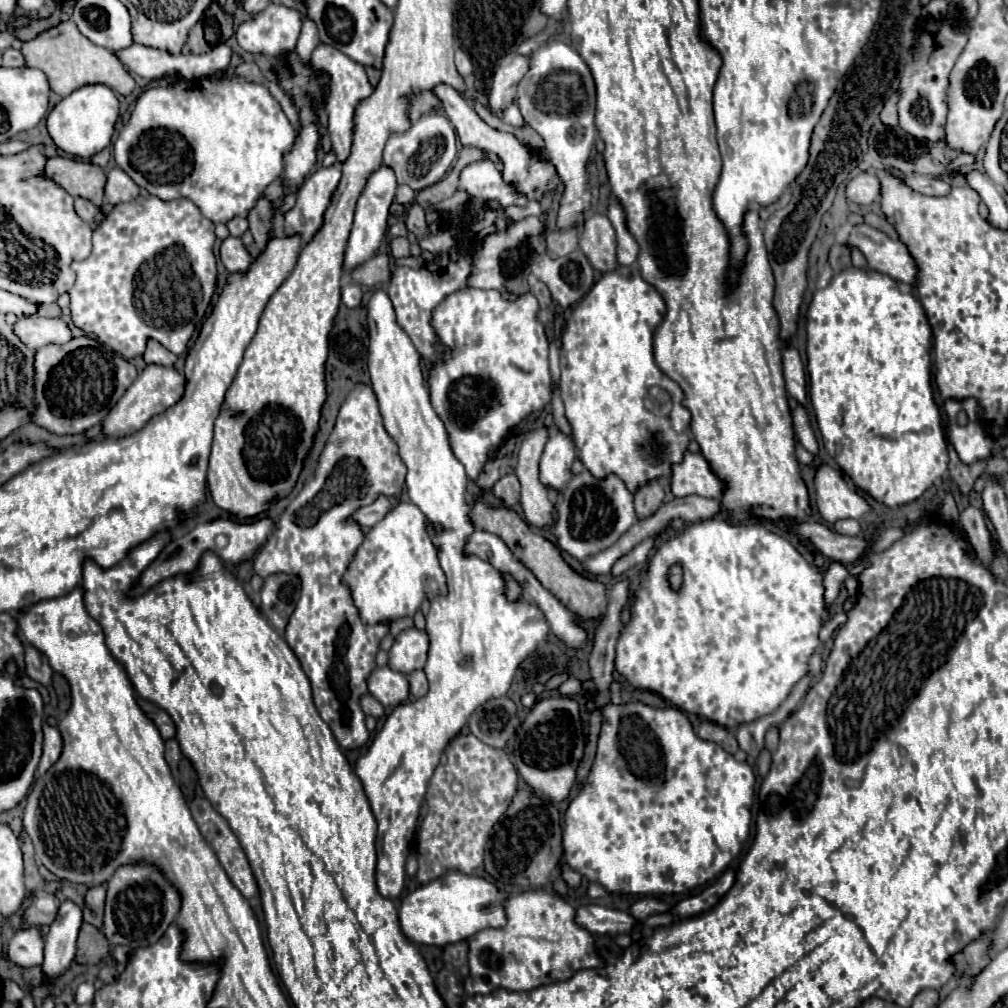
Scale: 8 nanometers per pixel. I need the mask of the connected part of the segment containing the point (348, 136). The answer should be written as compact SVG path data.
M320 43L312 57L310 57L310 63L316 71L322 71L322 73L328 73L330 75L330 87L328 87L328 95L324 99L324 107L328 111L328 133L332 137L332 151L338 155L338 163L346 161L348 153L350 153L350 147L352 147L352 121L354 121L354 111L356 111L356 105L370 97L372 95L372 85L366 77L366 71L360 63L352 61L348 55L344 55L340 49L332 47L332 45L324 45Z

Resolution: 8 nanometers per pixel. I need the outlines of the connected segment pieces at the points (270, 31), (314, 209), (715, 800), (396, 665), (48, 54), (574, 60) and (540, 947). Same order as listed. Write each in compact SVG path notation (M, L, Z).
M270 3L262 13L242 23L236 31L238 45L250 53L280 57L294 51L302 27L302 13L282 3Z
M330 165L314 171L298 191L296 205L284 215L284 235L300 233L304 241L310 241L322 225L322 217L340 181L340 167Z
M640 701L614 705L608 703L602 707L602 729L598 735L598 747L596 747L596 759L592 763L590 775L580 789L580 793L572 799L568 805L566 817L564 817L564 835L562 835L562 847L564 847L564 859L566 863L576 869L578 873L586 875L590 881L596 881L606 887L610 893L630 893L630 895L678 895L688 893L694 887L710 883L714 877L718 877L742 851L744 841L750 833L750 805L754 795L754 771L748 763L736 761L730 753L726 753L718 743L700 739L688 717L676 709L676 707L664 707L656 709L650 705L644 705Z
M406 629L398 633L394 645L388 651L388 667L402 675L410 675L416 669L422 669L428 653L428 635L426 631Z
M62 21L56 27L46 29L32 41L24 41L22 45L22 55L26 61L26 67L36 67L46 73L48 81L52 81L52 91L66 97L74 89L82 85L92 85L92 83L104 83L112 87L114 91L122 95L130 95L134 89L134 77L120 65L118 57L104 49L94 45L88 37L84 37L74 21Z
M550 41L528 55L530 69L518 83L516 103L524 121L544 139L544 157L550 159L564 183L564 197L558 211L558 227L568 229L582 225L584 215L590 213L590 191L586 163L594 145L594 107L596 89L588 65L574 47L562 41Z
M512 885L498 888L510 894L510 899L504 903L508 923L500 929L484 929L468 939L470 975L464 981L468 997L478 993L486 995L500 987L510 991L528 991L540 987L542 983L550 985L566 981L580 969L604 965L596 953L592 933L576 925L574 907L562 897L534 889L513 893Z

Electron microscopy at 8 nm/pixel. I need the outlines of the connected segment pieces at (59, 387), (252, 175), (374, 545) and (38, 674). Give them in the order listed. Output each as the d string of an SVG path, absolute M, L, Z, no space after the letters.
M82 335L82 337L72 337L64 345L44 345L44 347L40 347L34 355L34 377L36 377L36 383L34 383L36 409L30 415L30 419L36 425L48 429L50 433L78 435L78 433L84 433L90 427L98 425L108 415L108 411L118 403L118 399L124 395L124 391L136 379L136 367L132 363L128 363L124 357L106 349L96 339L92 339L88 335Z
M222 75L220 79L216 77L202 77L202 79L192 79L192 81L178 81L174 85L168 85L168 87L150 87L146 89L138 101L136 101L136 107L132 111L132 117L128 121L128 125L118 133L118 139L114 141L112 155L118 163L118 167L128 173L132 177L132 181L138 185L138 187L144 187L150 195L156 195L160 199L176 199L176 197L186 197L186 199L192 199L204 217L208 217L210 221L214 223L226 223L230 221L232 217L246 217L248 211L256 205L256 199L264 193L264 189L276 179L282 175L282 169L284 169L284 153L292 147L292 141L294 141L294 127L290 125L288 117L284 115L282 107L278 105L278 101L270 95L270 91L264 87L264 85L258 85L258 83L246 83L246 81L240 81L238 77L234 75Z
M396 501L390 505L386 517L364 533L342 579L366 625L414 617L424 599L448 593L446 577L438 563L438 547L428 535L428 529L438 527L434 527L414 503Z
M24 641L24 661L26 661L26 673L38 681L40 685L50 685L52 681L52 667L48 665L48 659L44 653L40 653L34 645Z

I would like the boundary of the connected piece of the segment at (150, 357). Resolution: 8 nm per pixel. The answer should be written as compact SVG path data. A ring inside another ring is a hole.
M148 339L146 343L146 351L144 351L144 361L146 363L156 363L156 365L164 365L164 367L172 367L176 363L176 355L170 353L166 347L162 347L158 341Z

